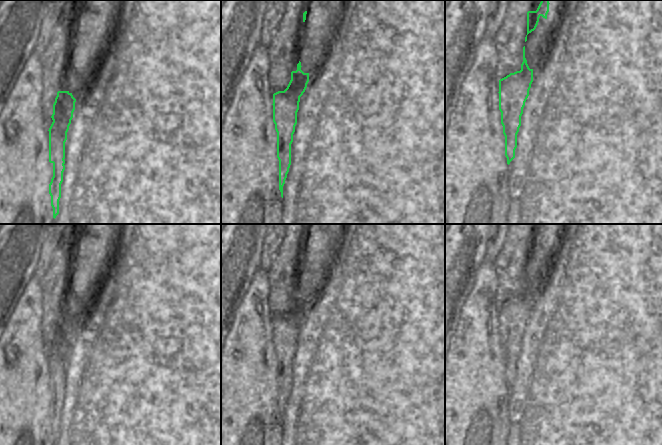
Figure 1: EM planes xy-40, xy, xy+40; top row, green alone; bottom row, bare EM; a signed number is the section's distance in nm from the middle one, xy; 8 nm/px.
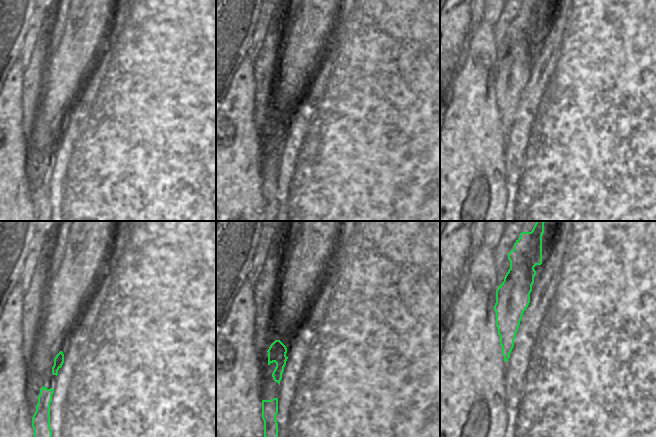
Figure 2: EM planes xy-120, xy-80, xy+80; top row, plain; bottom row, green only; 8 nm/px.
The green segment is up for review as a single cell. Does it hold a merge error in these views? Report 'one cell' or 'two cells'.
one cell

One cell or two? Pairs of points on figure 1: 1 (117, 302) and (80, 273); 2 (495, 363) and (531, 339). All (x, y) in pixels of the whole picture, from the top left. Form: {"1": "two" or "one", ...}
{"1": "two", "2": "two"}

